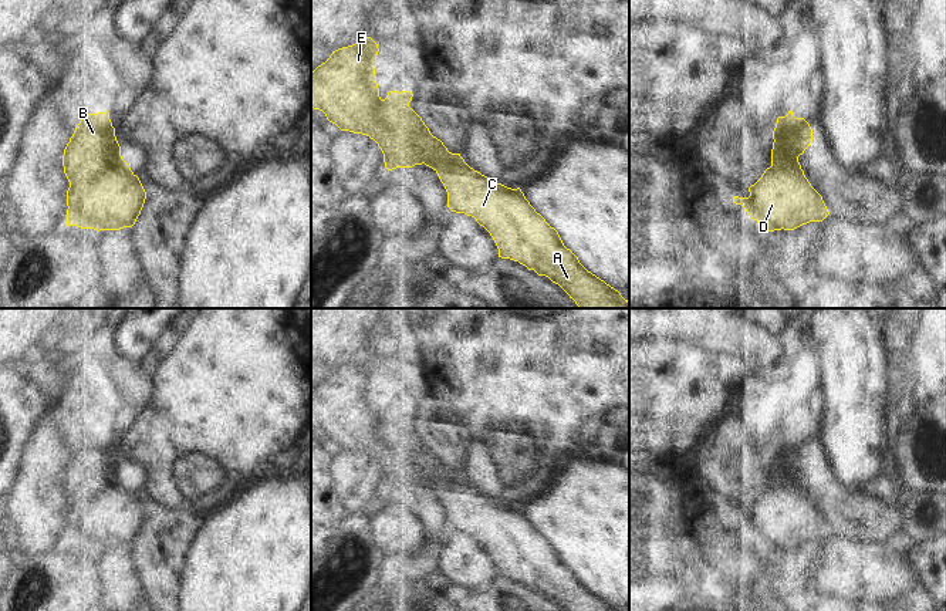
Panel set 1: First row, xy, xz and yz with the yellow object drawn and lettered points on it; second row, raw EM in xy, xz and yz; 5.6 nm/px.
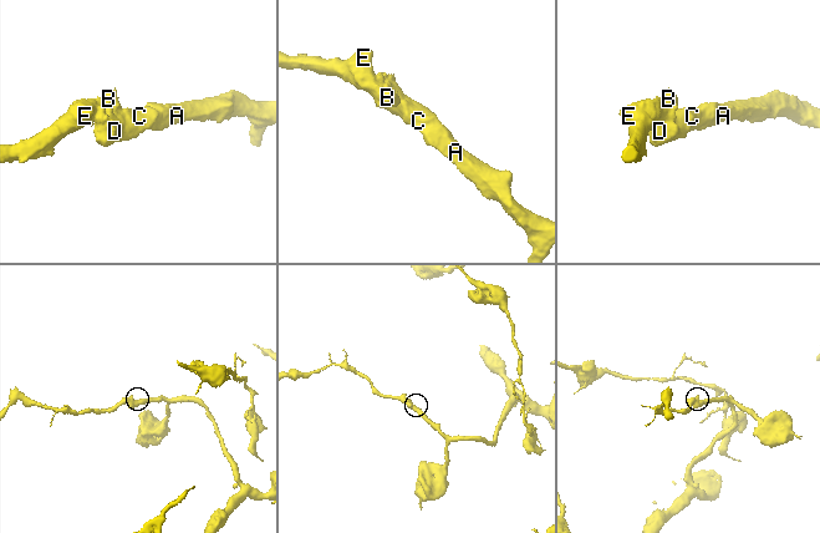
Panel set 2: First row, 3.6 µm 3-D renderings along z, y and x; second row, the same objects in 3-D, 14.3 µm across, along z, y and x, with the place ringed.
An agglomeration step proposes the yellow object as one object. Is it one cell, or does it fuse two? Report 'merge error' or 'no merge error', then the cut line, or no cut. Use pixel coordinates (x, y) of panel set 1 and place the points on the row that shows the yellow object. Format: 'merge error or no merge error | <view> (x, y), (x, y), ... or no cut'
merge error | xz (382, 100), (389, 127), (411, 135), (421, 149), (423, 162)

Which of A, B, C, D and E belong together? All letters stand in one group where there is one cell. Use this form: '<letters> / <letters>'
A C D / B E

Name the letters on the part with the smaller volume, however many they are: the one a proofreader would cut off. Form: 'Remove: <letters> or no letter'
Remove: B, E

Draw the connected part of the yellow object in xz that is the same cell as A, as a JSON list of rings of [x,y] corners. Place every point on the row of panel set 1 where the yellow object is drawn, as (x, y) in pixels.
[[[389,91],[384,99],[388,107],[385,118],[389,121],[392,131],[412,135],[422,149],[423,163],[432,168],[443,183],[447,192],[447,207],[452,212],[474,217],[493,237],[499,249],[499,257],[518,261],[538,276],[548,277],[580,308],[629,308],[629,301],[618,290],[588,271],[578,257],[564,246],[558,232],[535,212],[520,188],[511,189],[497,183],[470,168],[460,153],[449,152],[443,142],[430,134],[422,118],[409,107],[412,97],[411,91]]]

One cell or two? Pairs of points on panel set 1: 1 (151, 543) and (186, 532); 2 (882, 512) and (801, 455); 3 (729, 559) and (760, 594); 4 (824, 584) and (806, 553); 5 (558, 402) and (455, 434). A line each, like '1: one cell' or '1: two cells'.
1: one cell
2: one cell
3: one cell
4: two cells
5: two cells

